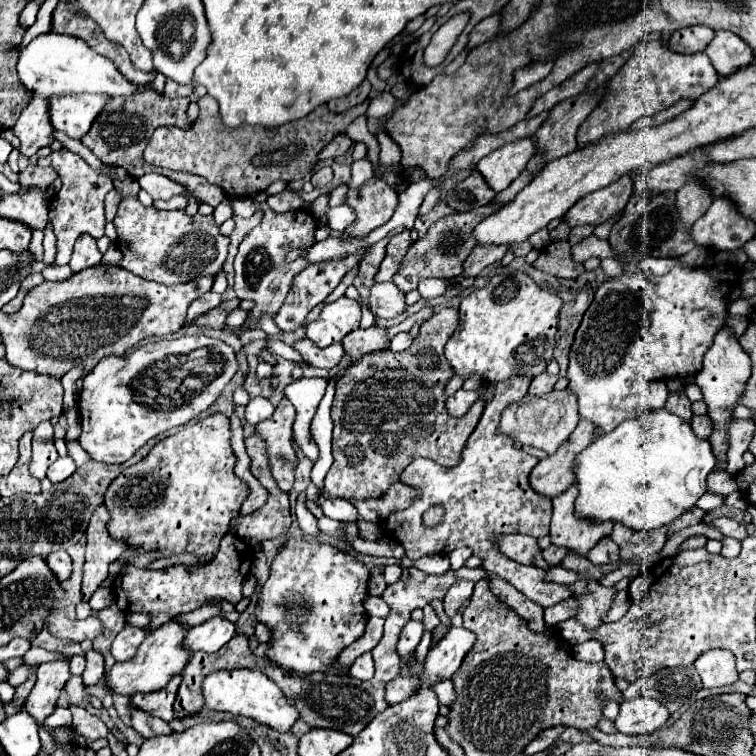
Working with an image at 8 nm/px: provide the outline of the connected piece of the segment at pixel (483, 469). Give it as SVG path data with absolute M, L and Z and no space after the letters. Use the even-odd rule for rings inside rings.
M512 380L512 384L494 384L494 398L492 402L486 402L484 414L476 430L470 434L458 466L444 468L434 460L416 458L402 472L400 482L420 492L416 494L410 508L396 510L384 520L384 532L386 536L394 538L404 546L406 558L410 558L412 562L422 556L430 556L444 550L452 552L456 548L468 546L474 550L474 554L482 558L484 569L498 574L502 580L510 582L516 590L528 596L532 602L546 608L548 604L556 604L572 596L572 592L566 586L546 582L544 570L533 565L518 564L506 558L498 550L498 546L492 544L492 536L498 534L528 534L540 538L548 534L550 526L552 502L544 500L544 496L536 496L536 492L528 488L528 472L532 466L536 466L538 458L516 448L514 440L494 440L502 410L524 398L528 392L528 384L530 380ZM436 504L444 508L444 520L438 526L428 528L422 522L422 514Z

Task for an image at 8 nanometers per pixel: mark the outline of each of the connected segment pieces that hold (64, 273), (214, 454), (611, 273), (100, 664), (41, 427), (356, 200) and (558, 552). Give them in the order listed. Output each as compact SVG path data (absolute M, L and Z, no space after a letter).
M48 266L42 270L42 276L44 280L52 280L52 282L60 282L60 280L66 280L72 276L72 270L70 266Z
M210 414L194 424L186 424L180 432L160 440L146 458L122 470L112 480L104 494L104 506L110 514L106 522L110 538L122 540L138 552L156 552L156 560L192 554L200 562L212 562L220 540L230 530L232 518L238 516L248 496L248 486L234 476L234 464L236 456L230 448L230 420L224 414Z
M604 258L600 262L600 268L606 272L608 278L614 278L614 276L620 276L622 270L624 270L624 264L618 262L618 260L612 260L612 258Z
M94 648L88 650L84 656L86 656L86 670L82 674L82 680L84 680L86 686L90 686L90 684L96 684L98 680L102 680L102 676L104 676L104 658Z
M42 422L38 424L38 428L32 432L34 440L48 440L54 436L54 430L52 430L52 422Z
M374 176L360 190L348 188L346 204L356 212L356 220L344 230L344 238L362 238L392 218L398 206L398 194Z
M548 546L546 550L542 550L542 556L544 556L544 560L548 562L548 566L558 566L560 560L566 556L566 552L564 552L564 548Z

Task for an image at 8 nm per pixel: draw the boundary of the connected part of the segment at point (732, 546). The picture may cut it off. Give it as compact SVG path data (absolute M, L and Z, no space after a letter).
M724 538L722 540L722 552L724 558L736 558L740 554L740 542L734 538Z

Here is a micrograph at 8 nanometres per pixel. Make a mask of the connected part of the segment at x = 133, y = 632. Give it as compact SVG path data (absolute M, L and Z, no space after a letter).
M126 626L112 642L110 652L118 662L124 662L128 658L132 658L136 654L136 648L142 644L144 640L144 630L142 628L134 628L134 626Z

